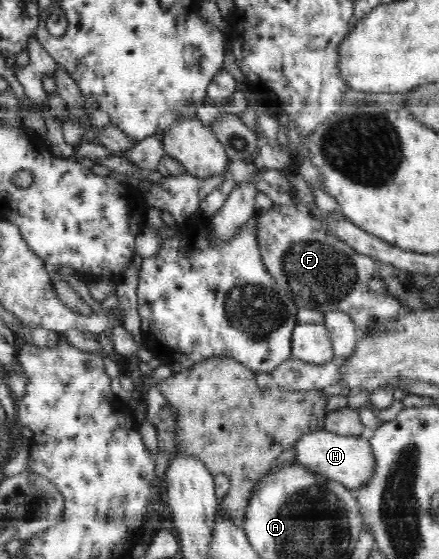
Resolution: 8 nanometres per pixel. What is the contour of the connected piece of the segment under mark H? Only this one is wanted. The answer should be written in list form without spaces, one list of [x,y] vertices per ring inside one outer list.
[[[323,428],[301,436],[295,444],[296,460],[300,466],[316,474],[343,484],[354,491],[365,485],[375,469],[375,460],[368,434],[361,436],[340,436]]]

